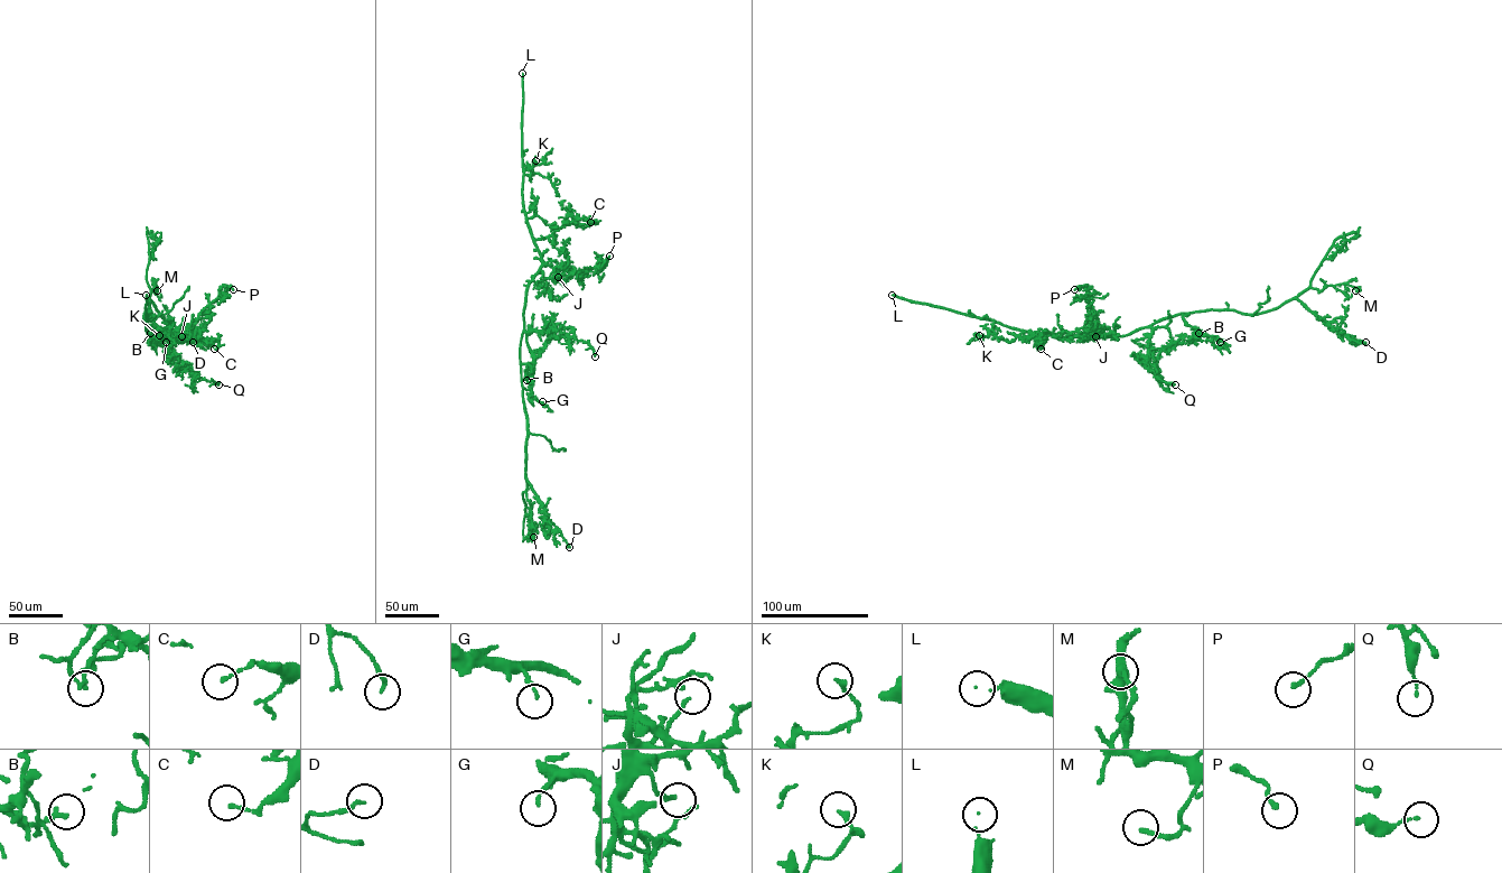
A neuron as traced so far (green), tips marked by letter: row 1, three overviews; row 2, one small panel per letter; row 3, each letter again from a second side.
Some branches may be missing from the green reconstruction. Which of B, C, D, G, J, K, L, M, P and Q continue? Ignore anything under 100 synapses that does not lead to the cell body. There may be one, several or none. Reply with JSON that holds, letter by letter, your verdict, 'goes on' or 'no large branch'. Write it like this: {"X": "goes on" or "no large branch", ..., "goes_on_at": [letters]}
{"B": "no large branch", "C": "no large branch", "D": "no large branch", "G": "no large branch", "J": "no large branch", "K": "no large branch", "L": "goes on", "M": "no large branch", "P": "no large branch", "Q": "no large branch", "goes_on_at": ["L"]}

